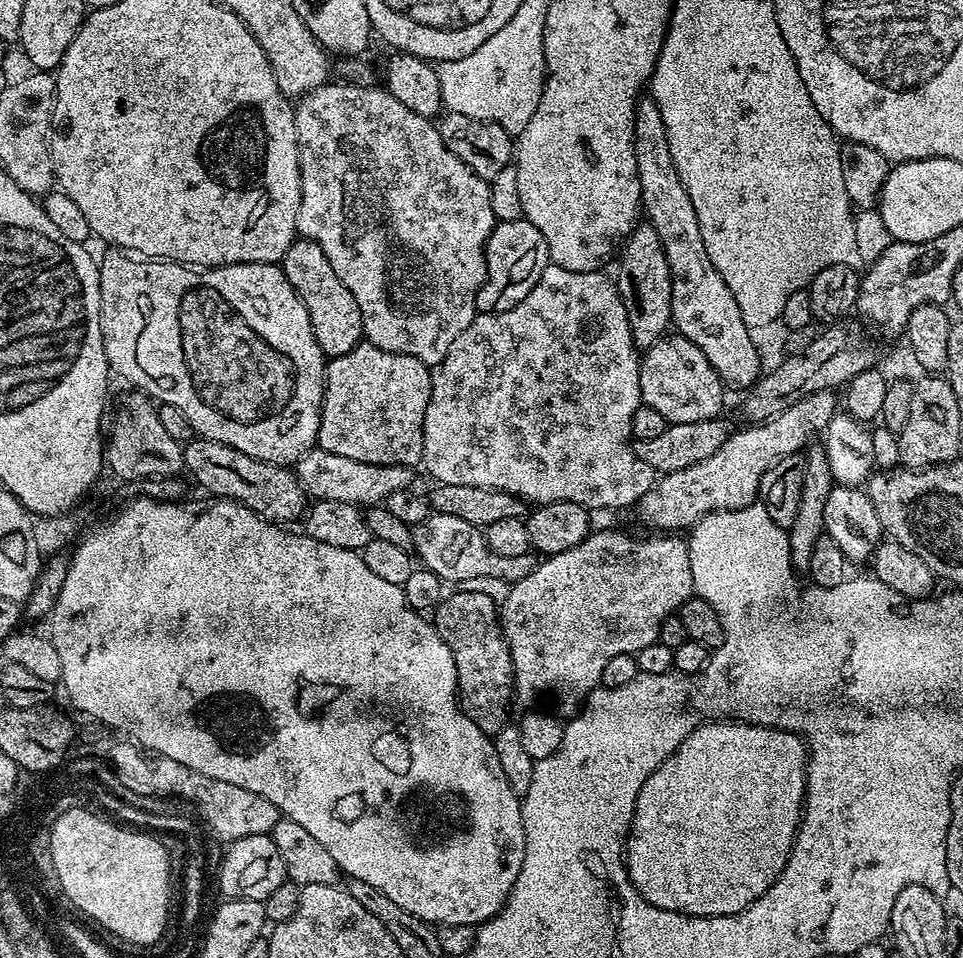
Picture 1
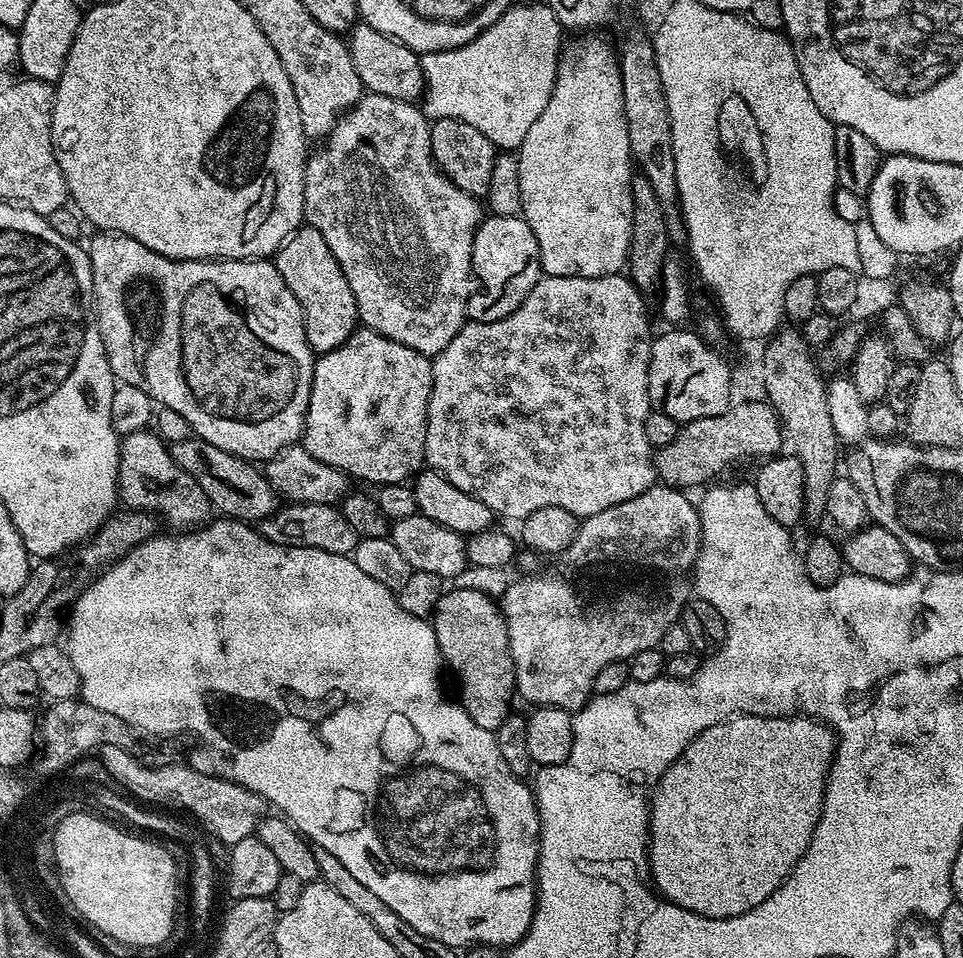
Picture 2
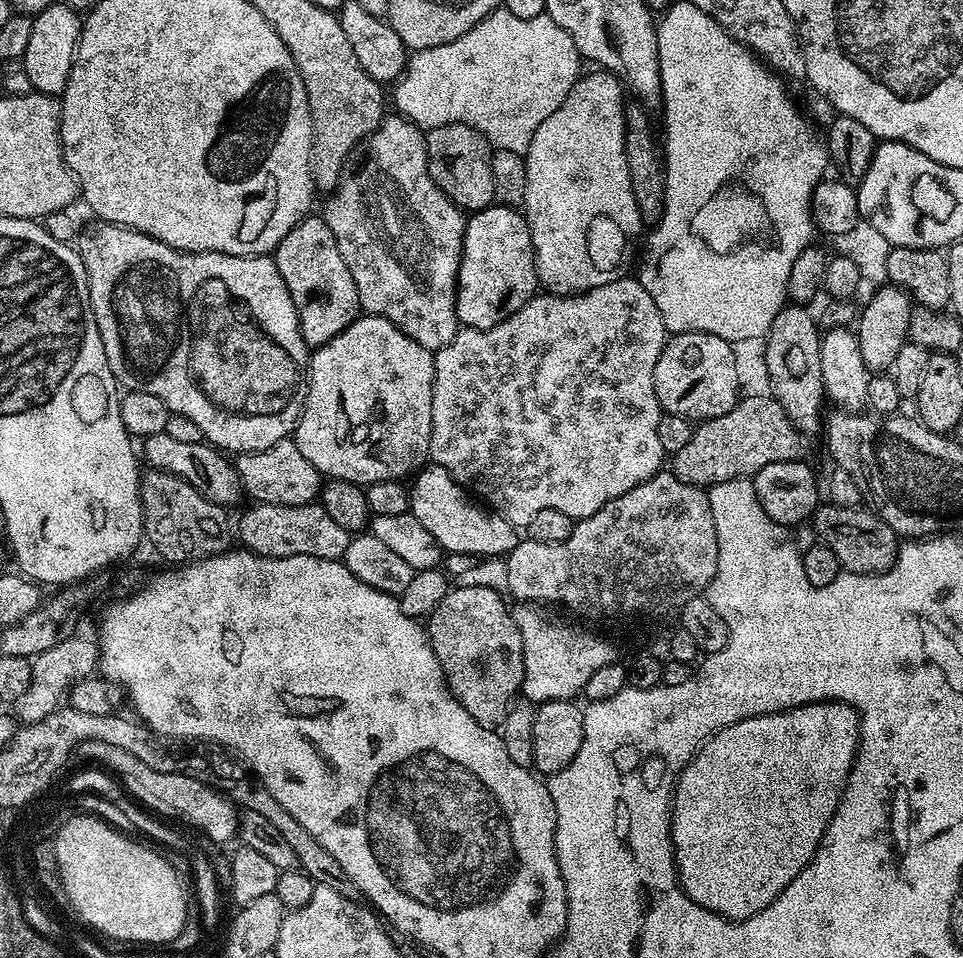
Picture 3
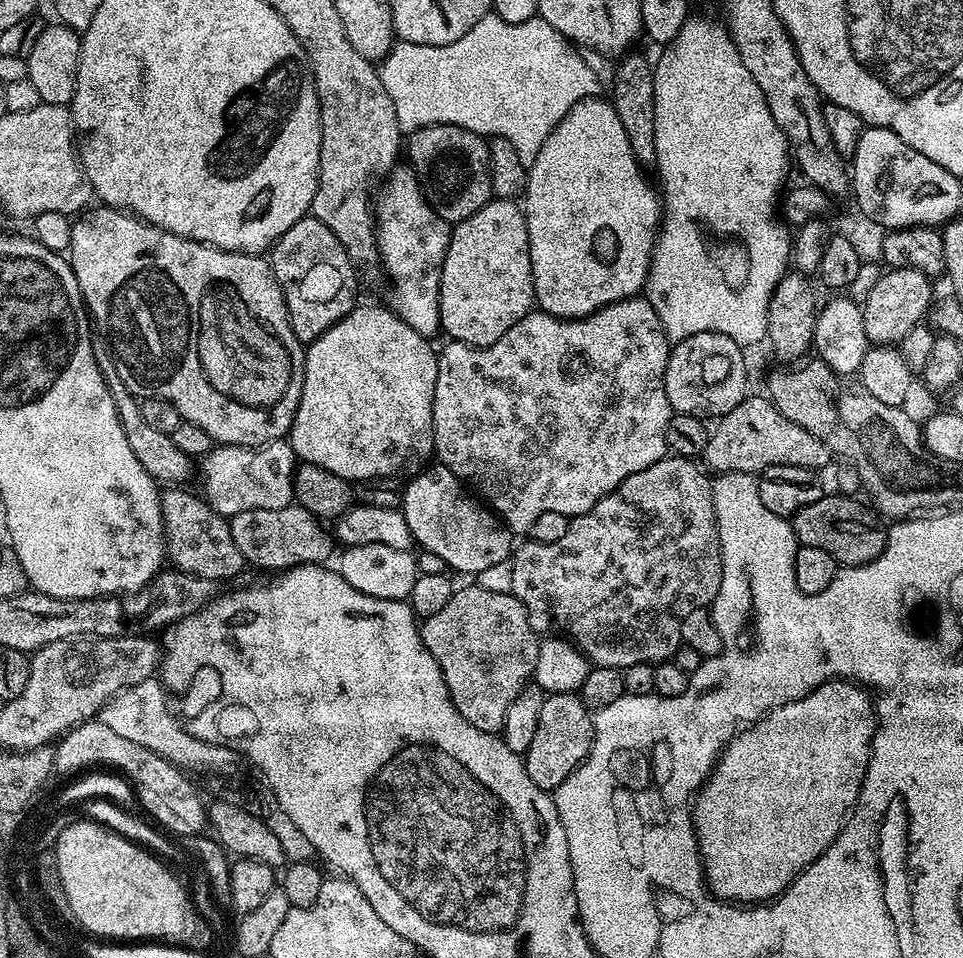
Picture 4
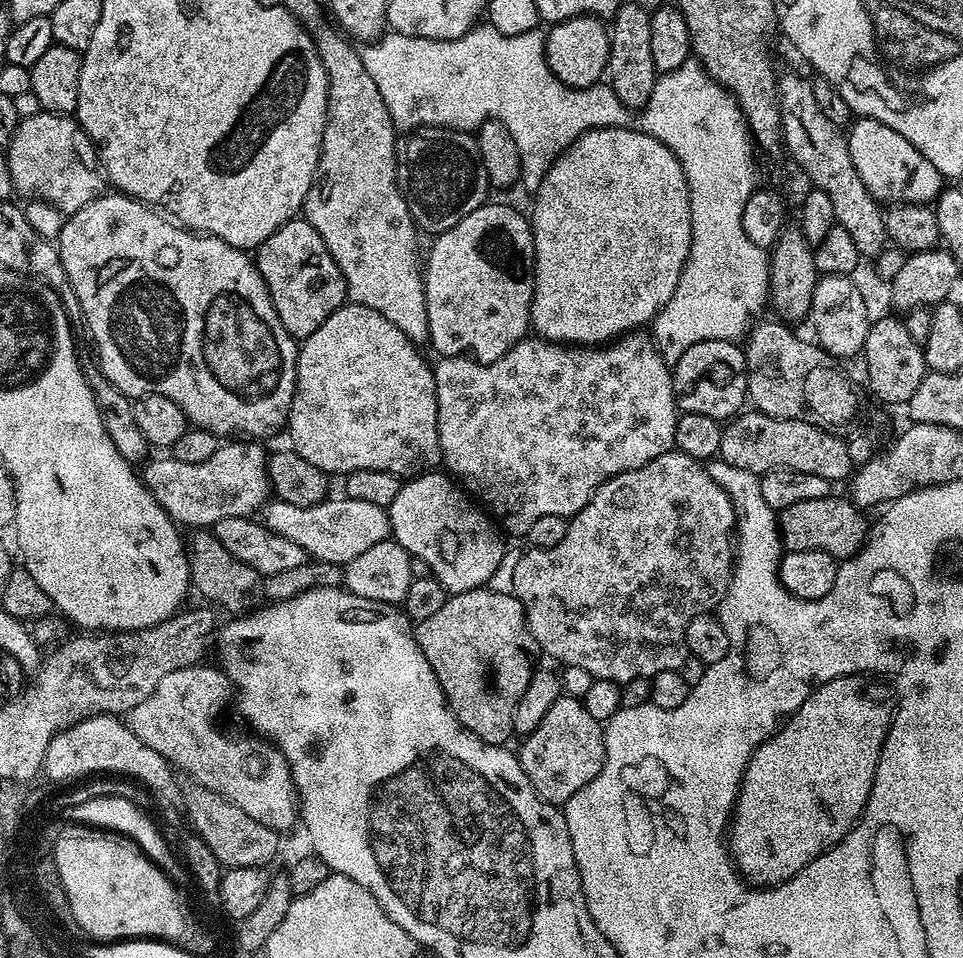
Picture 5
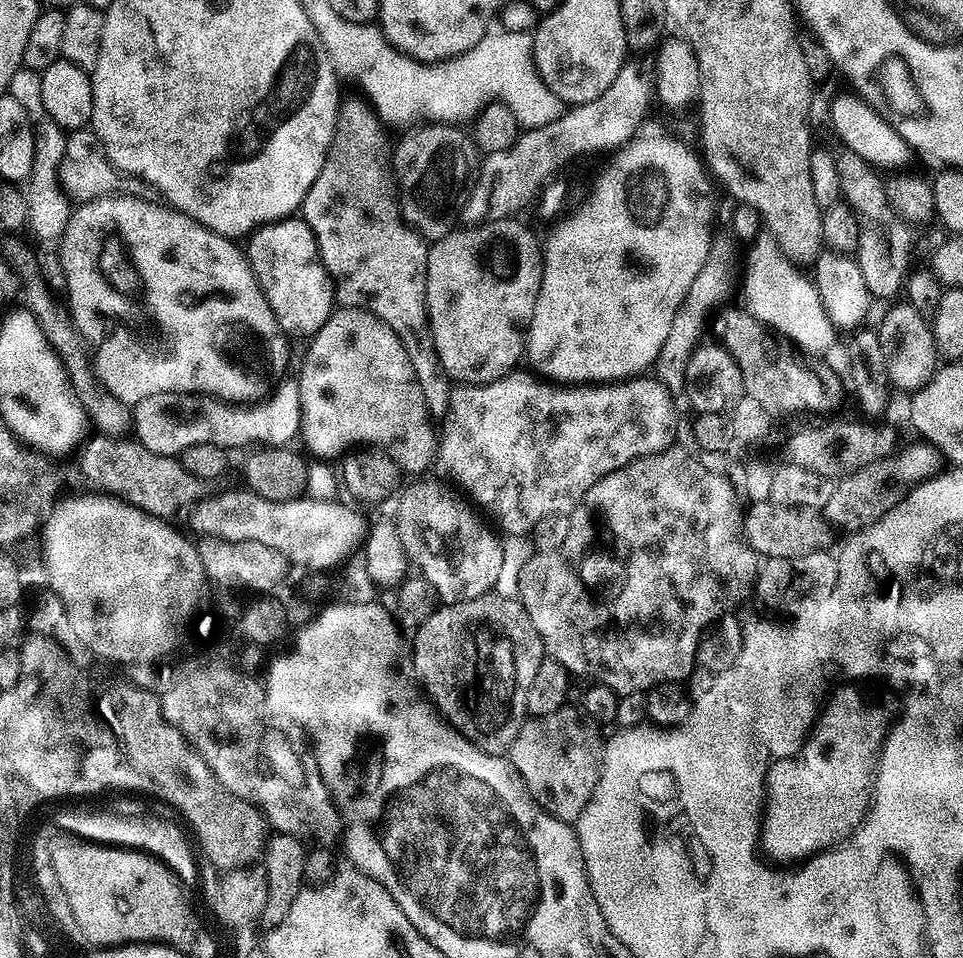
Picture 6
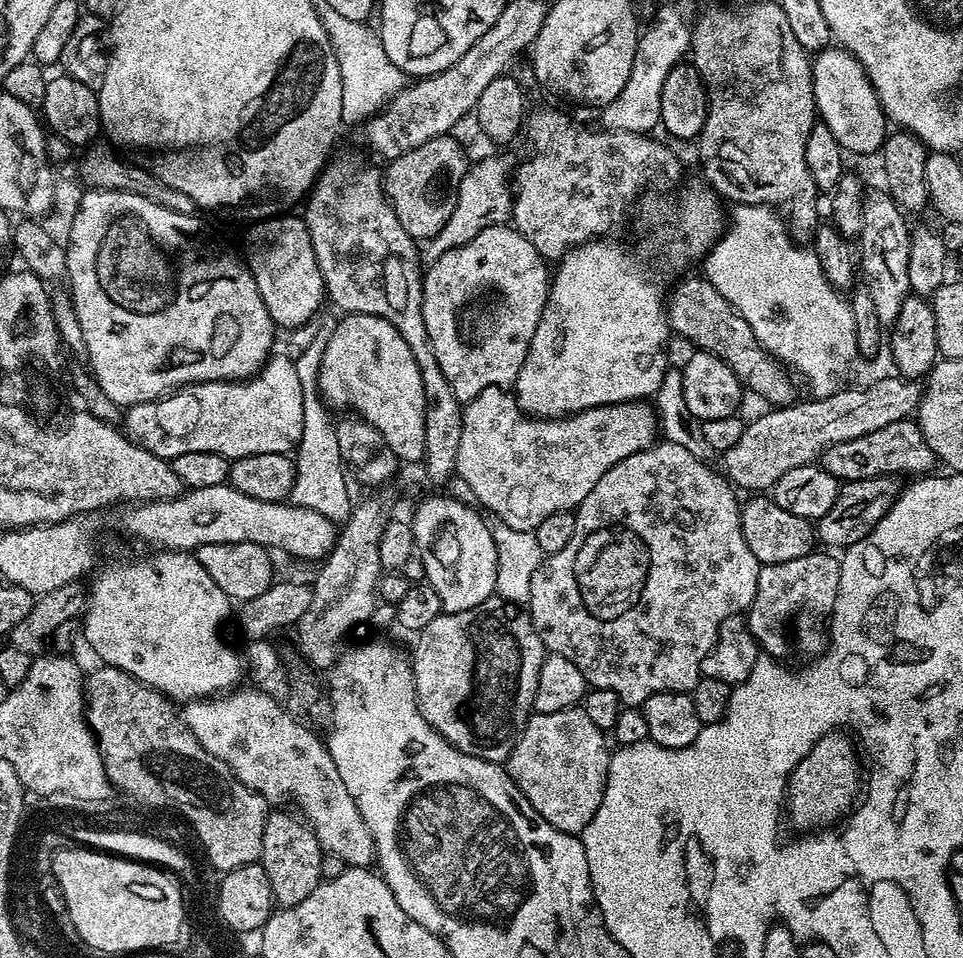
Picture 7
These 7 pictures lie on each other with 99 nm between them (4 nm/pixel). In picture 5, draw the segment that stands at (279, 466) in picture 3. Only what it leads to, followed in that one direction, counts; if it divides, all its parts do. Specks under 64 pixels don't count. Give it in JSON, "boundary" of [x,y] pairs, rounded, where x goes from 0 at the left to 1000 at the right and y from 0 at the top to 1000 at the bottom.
{"boundary":[[[233,461],[214,482],[185,482],[178,478],[171,480],[155,479],[147,489],[150,506],[156,516],[172,532],[172,537],[184,548],[196,547],[196,552],[212,553],[223,549],[231,541],[247,541],[248,539],[261,540],[267,535],[280,521],[278,507],[278,478],[279,473],[274,472],[270,461]]]}

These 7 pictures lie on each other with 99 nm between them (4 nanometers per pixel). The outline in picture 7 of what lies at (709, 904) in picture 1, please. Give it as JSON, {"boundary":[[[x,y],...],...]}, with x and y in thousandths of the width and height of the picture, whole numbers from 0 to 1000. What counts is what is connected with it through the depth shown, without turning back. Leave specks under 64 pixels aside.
{"boundary":[[[871,763],[854,768],[819,809],[816,848],[817,851],[818,848],[822,851],[823,862],[831,864],[827,866],[856,866],[867,861],[864,860],[867,856],[875,857],[886,847],[895,823],[895,810],[893,814],[893,797],[889,794],[890,782],[886,773],[881,773],[880,770],[882,771],[880,767]]]}

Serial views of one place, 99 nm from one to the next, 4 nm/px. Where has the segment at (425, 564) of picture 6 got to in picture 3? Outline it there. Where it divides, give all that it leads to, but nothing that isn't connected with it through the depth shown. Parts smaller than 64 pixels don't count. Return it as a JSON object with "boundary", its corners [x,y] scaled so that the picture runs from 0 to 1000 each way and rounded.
{"boundary":[[[445,483],[436,490],[429,498],[425,508],[425,533],[434,541],[434,545],[451,558],[460,575],[471,577],[487,577],[489,580],[499,582],[517,582],[532,576],[534,570],[539,568],[540,555],[532,546],[526,545],[516,534],[506,527],[499,526],[485,510],[479,508],[462,487]]]}

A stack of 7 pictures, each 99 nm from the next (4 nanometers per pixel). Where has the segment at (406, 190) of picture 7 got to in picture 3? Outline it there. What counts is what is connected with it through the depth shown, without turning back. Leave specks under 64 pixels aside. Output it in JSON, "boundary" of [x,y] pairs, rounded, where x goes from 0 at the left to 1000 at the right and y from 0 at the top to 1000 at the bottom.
{"boundary":[[[464,129],[443,135],[440,147],[444,176],[451,190],[477,217],[489,223],[511,216],[515,209],[511,181],[512,156],[504,142],[483,129]]]}

